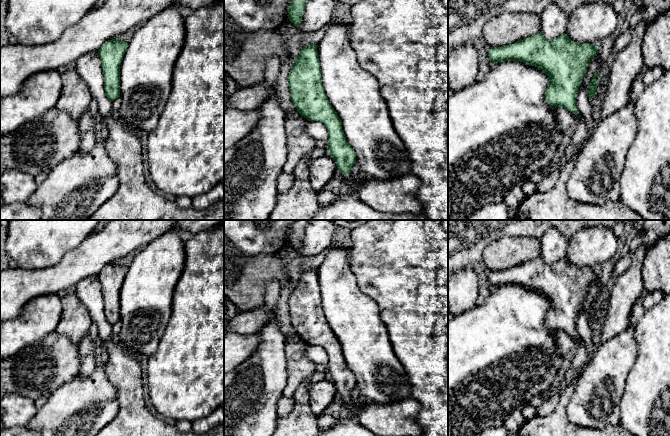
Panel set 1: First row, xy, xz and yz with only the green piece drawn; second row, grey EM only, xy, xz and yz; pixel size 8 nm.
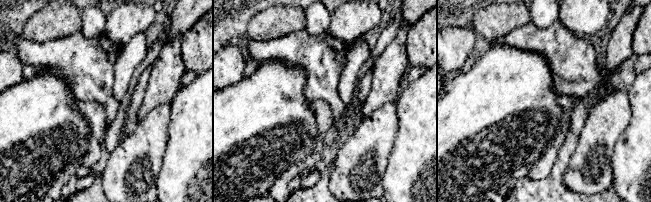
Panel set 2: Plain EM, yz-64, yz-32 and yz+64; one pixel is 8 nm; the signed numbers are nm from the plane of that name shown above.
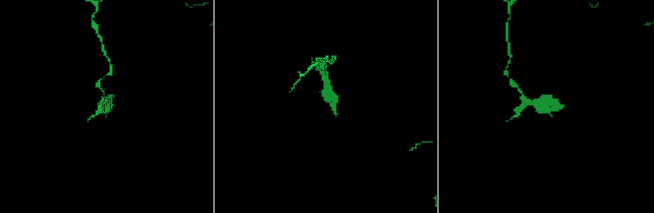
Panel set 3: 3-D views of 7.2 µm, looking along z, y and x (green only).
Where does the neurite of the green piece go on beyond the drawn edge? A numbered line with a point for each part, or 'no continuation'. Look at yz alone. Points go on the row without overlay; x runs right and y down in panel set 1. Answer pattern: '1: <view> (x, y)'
no continuation

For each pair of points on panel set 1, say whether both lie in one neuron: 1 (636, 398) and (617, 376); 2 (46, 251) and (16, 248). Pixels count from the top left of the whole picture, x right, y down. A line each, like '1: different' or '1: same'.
1: different
2: same

